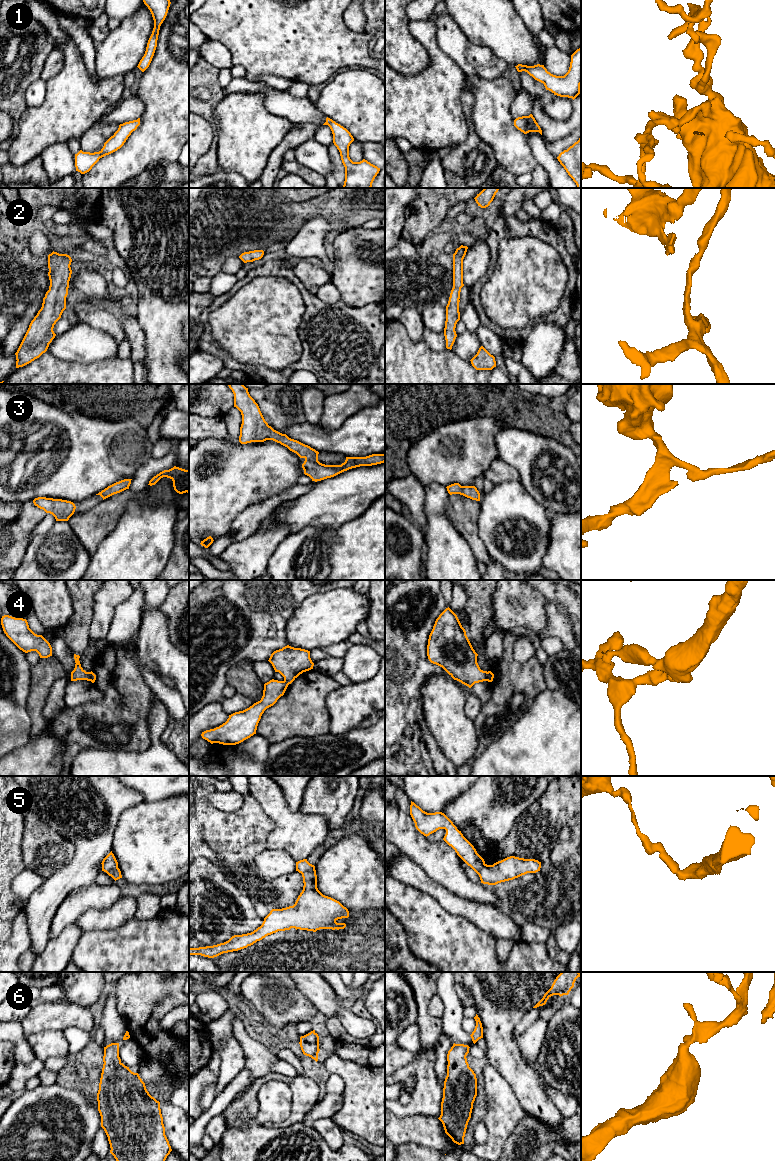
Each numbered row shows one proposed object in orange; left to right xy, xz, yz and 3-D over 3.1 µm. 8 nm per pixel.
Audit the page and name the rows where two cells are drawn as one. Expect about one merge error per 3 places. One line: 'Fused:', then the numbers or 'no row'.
Fused: 4, 5

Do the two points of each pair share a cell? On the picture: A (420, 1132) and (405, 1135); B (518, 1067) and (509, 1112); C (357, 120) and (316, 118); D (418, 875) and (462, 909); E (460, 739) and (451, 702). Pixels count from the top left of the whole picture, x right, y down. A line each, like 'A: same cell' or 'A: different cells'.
A: same cell
B: different cells
C: different cells
D: same cell
E: same cell

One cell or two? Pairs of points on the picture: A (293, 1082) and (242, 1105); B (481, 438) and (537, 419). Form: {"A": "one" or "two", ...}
{"A": "one", "B": "two"}

